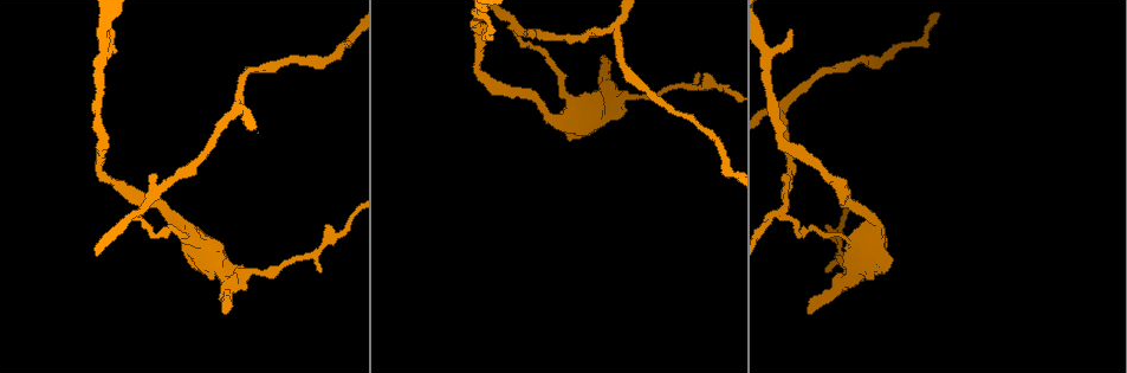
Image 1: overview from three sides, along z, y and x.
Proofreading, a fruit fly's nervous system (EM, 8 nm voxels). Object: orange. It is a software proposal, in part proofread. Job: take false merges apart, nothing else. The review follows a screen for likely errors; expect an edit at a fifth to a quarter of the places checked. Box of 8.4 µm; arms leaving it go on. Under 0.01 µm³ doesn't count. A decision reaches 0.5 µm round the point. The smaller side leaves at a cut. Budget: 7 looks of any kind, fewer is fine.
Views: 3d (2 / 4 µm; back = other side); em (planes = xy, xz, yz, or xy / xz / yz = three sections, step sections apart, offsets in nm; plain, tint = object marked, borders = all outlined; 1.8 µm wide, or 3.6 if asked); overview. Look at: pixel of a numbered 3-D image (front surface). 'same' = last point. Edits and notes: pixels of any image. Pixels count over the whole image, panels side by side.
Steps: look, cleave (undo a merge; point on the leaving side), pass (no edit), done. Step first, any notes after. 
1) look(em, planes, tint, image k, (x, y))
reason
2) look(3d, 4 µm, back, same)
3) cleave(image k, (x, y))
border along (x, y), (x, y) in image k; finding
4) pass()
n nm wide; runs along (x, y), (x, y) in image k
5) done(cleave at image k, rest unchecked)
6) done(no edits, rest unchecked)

look(em, 3.6 µm, xz, step 4, tint, image 1, (612, 101))
small branch off a trunk

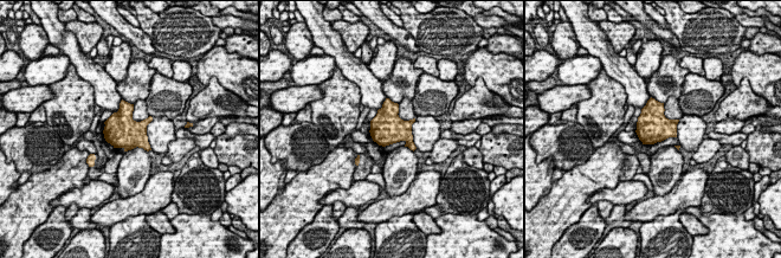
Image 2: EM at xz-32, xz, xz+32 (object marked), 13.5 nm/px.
pass()
continuous, no second neuron

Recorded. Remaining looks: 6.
look(em, planes, plain, image 1, (783, 112))
abrupt turn

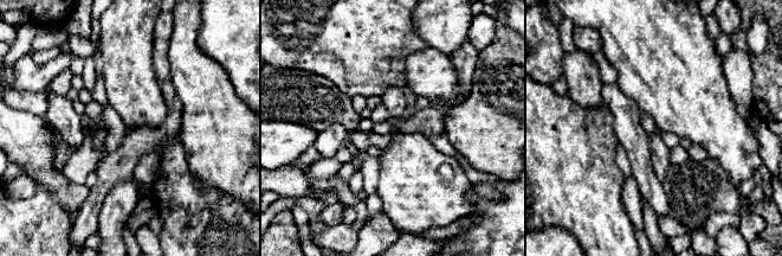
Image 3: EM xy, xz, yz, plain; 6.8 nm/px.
look(em, planes, tint, same)

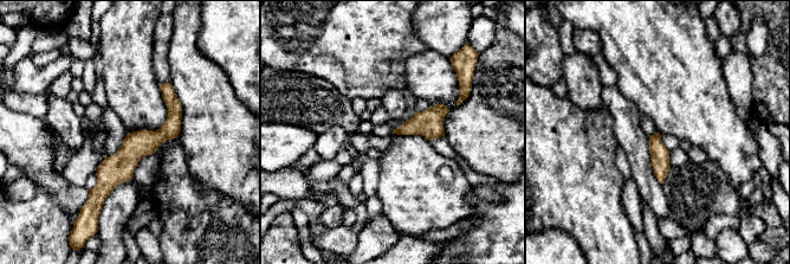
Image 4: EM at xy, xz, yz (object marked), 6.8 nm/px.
pass()
runs along (168, 87), (173, 122), (91, 193) in image 4; continuous, no second neuron

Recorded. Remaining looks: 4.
look(em, planes, tint, image 1, (781, 209))
three arms meet

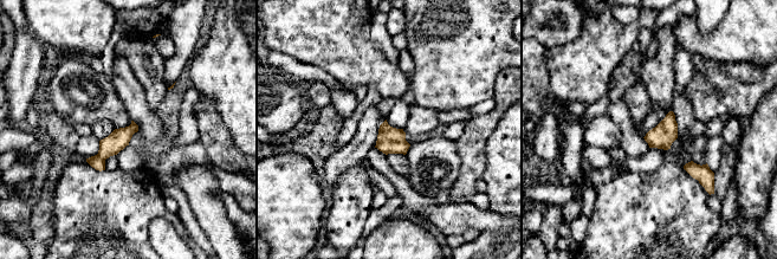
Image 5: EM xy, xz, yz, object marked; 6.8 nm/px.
cleave(image 5, (110, 146))
border along (97, 154), (104, 160) in image 5; two neurons meet here

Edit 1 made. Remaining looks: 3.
done(cleave at image 5, rest unchecked)

